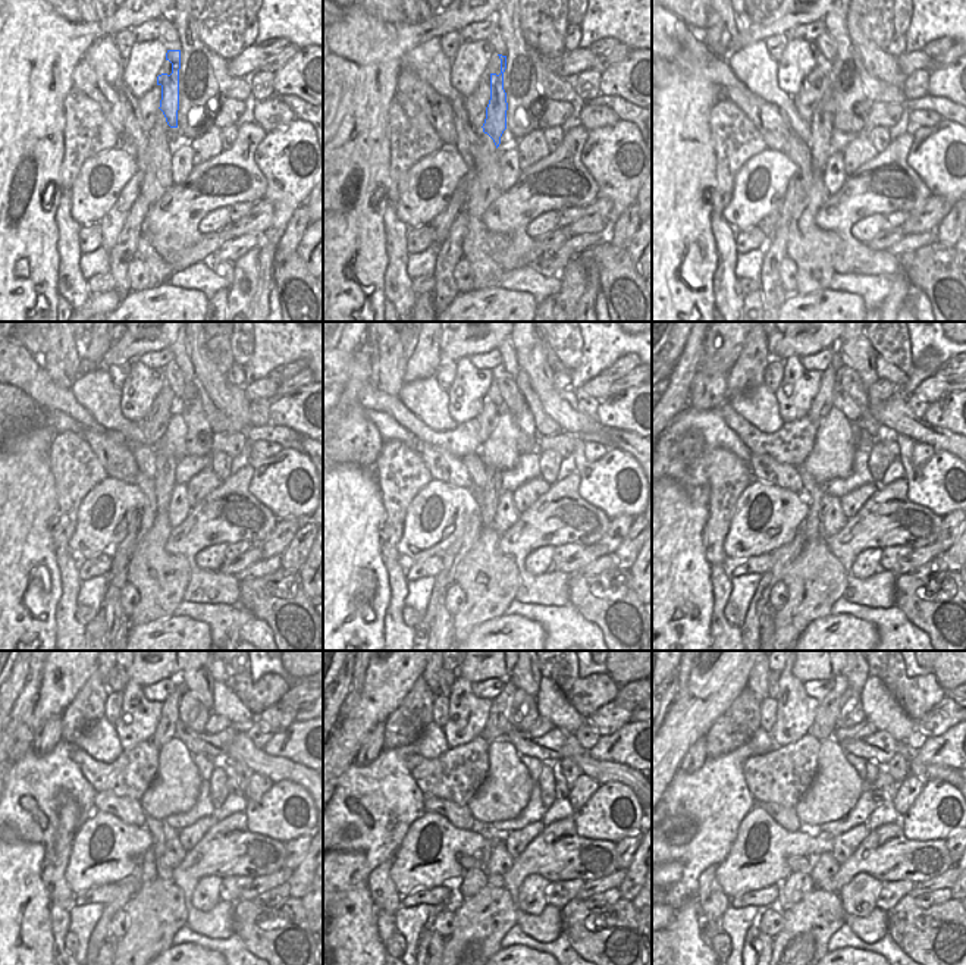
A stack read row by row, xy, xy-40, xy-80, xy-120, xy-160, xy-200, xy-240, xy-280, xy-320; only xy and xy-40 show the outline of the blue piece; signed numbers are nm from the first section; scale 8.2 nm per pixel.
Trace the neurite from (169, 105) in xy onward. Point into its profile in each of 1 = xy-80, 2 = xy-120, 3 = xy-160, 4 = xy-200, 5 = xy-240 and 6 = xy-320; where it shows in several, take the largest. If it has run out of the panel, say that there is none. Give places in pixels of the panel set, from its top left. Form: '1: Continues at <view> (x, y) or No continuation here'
1: Continues at xy-80 (821, 125)
2: Continues at xy-120 (165, 461)
3: Continues at xy-160 (492, 489)
4: Continues at xy-200 (812, 528)
5: Continues at xy-240 (147, 871)
6: Continues at xy-320 (797, 884).

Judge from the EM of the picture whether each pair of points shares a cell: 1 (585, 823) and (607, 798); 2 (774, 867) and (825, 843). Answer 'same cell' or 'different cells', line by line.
1: same cell
2: same cell

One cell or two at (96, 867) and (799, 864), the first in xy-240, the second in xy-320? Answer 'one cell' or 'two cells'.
two cells

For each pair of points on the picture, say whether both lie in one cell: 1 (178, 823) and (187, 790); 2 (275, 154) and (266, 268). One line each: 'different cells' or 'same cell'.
1: different cells
2: same cell

